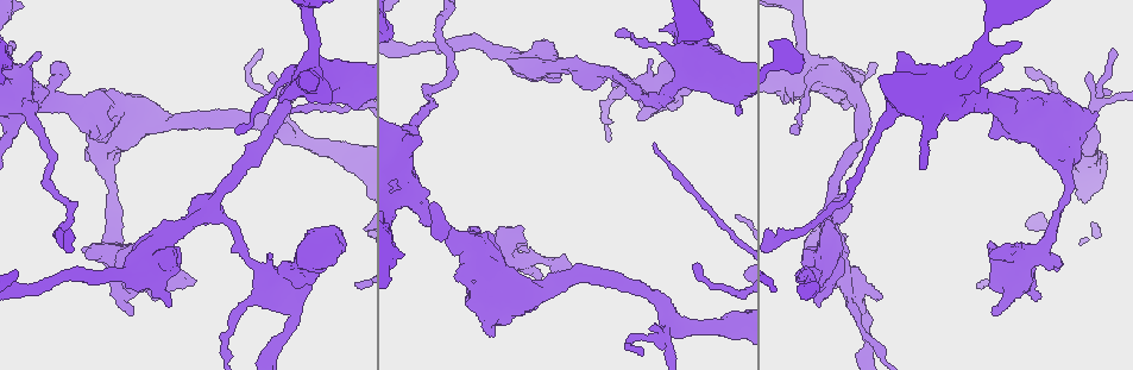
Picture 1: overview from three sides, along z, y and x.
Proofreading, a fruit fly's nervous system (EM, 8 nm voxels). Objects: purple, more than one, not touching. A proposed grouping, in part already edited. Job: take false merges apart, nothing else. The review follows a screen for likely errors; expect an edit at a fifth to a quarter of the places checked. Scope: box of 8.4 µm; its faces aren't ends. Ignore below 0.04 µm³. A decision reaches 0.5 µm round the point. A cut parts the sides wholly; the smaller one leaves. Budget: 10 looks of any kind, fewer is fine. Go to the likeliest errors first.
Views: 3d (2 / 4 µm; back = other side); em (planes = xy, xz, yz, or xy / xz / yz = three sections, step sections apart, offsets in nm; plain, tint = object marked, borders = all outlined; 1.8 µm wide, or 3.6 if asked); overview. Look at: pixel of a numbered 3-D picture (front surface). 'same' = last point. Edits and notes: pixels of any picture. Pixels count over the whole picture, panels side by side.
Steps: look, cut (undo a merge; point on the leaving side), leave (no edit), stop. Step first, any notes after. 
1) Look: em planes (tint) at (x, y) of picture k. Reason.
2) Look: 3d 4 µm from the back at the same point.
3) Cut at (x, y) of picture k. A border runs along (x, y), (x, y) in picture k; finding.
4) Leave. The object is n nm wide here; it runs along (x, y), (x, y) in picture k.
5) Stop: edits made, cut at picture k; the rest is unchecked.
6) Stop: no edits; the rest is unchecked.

Look: 3d 4 µm at (39, 96) of picture 1. Calibre changes.

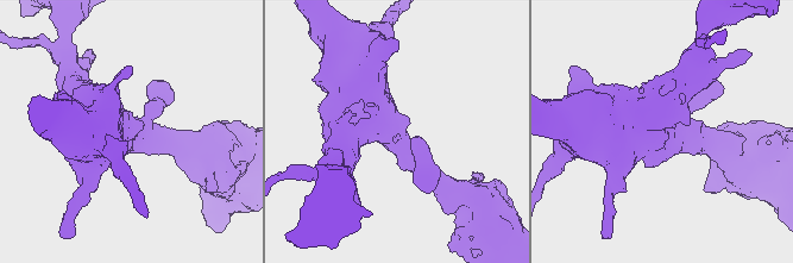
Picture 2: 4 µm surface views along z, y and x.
Look: em 3.6 µm planes (tint) at (667, 130) of picture 2.

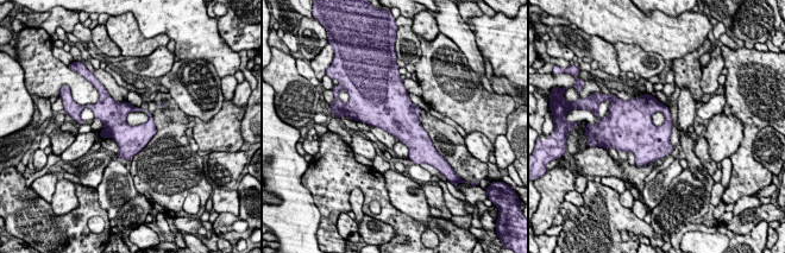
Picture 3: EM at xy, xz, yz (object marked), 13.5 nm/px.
Leave. One neuron here.

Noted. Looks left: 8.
Look: em 3.6 µm xz step 16 (tint) at (112, 116) of picture 1. Abrupt turn.

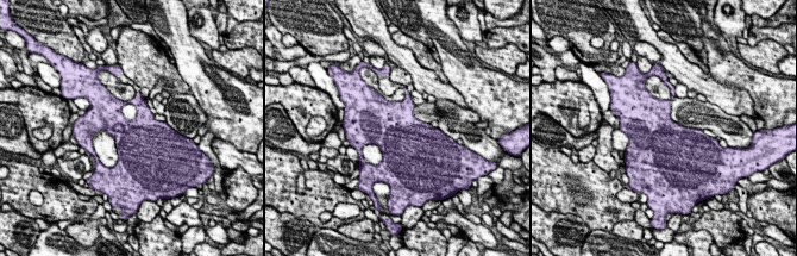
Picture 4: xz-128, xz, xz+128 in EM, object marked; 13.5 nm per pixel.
Look: em 3.6 µm planes (tint) at the same point. Cut it another way.

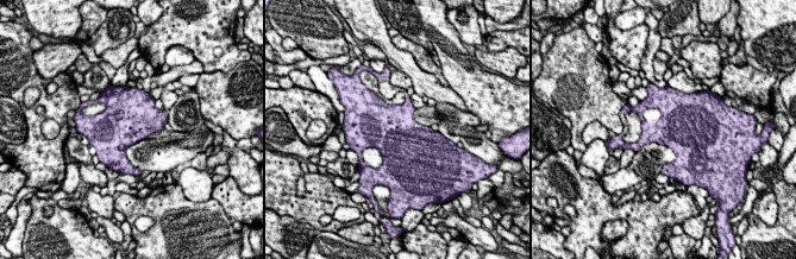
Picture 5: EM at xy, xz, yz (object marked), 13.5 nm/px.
Leave. Continuous, no second neuron.

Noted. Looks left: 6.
Look: 3d 4 µm at (677, 99) of picture 1. Calibre changes.

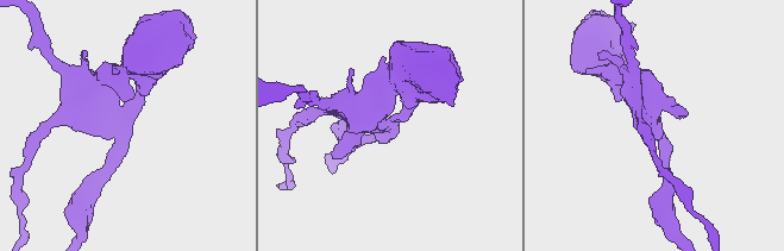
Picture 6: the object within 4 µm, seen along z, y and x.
Look: em planes (borders) at (122, 137) of picture 6.

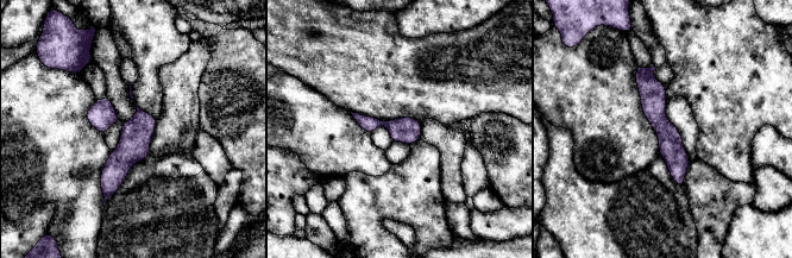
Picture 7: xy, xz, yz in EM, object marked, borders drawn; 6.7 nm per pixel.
Cut at (653, 96) of picture 7. A second neuron is stuck on.

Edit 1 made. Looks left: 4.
Look: overview. See it whole again.

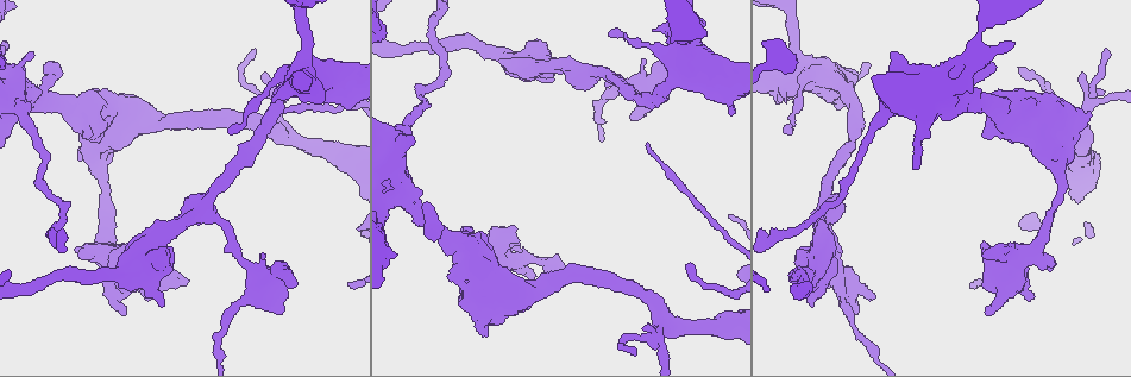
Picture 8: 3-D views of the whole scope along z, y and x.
Look: 3d 4 µm at (683, 55) of picture 8. Calibre changes.

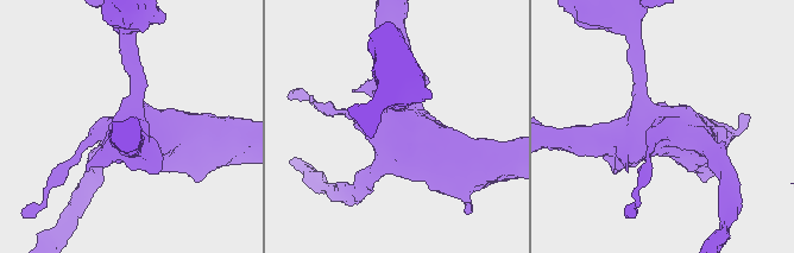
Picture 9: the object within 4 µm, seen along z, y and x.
Look: em 3.6 µm xz step 4 (tint) at (396, 127) of picture 9. Need the tissue.

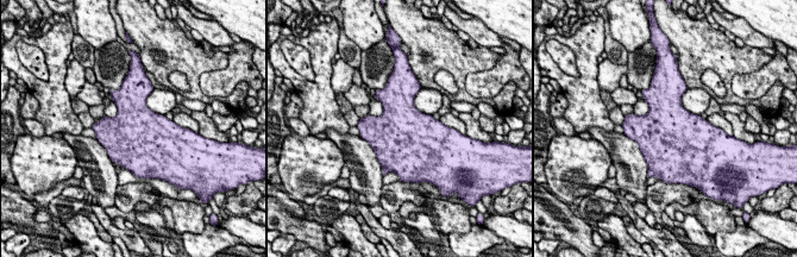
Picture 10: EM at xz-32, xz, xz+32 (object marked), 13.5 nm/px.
Look: em 3.6 µm planes (tint) at the same point. Another direction.

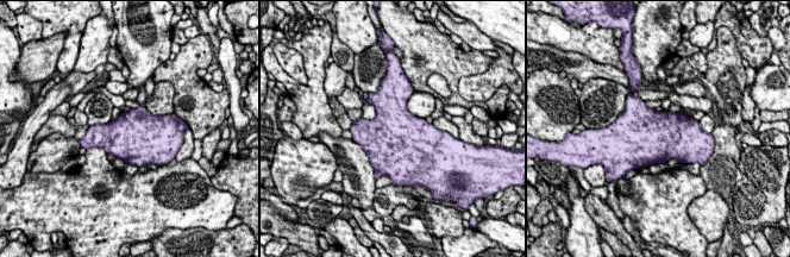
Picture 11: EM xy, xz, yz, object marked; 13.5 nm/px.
Leave. Continuous, no second neuron.

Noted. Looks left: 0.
Stop: edits made, cut at picture 7; the rest is unchecked.

